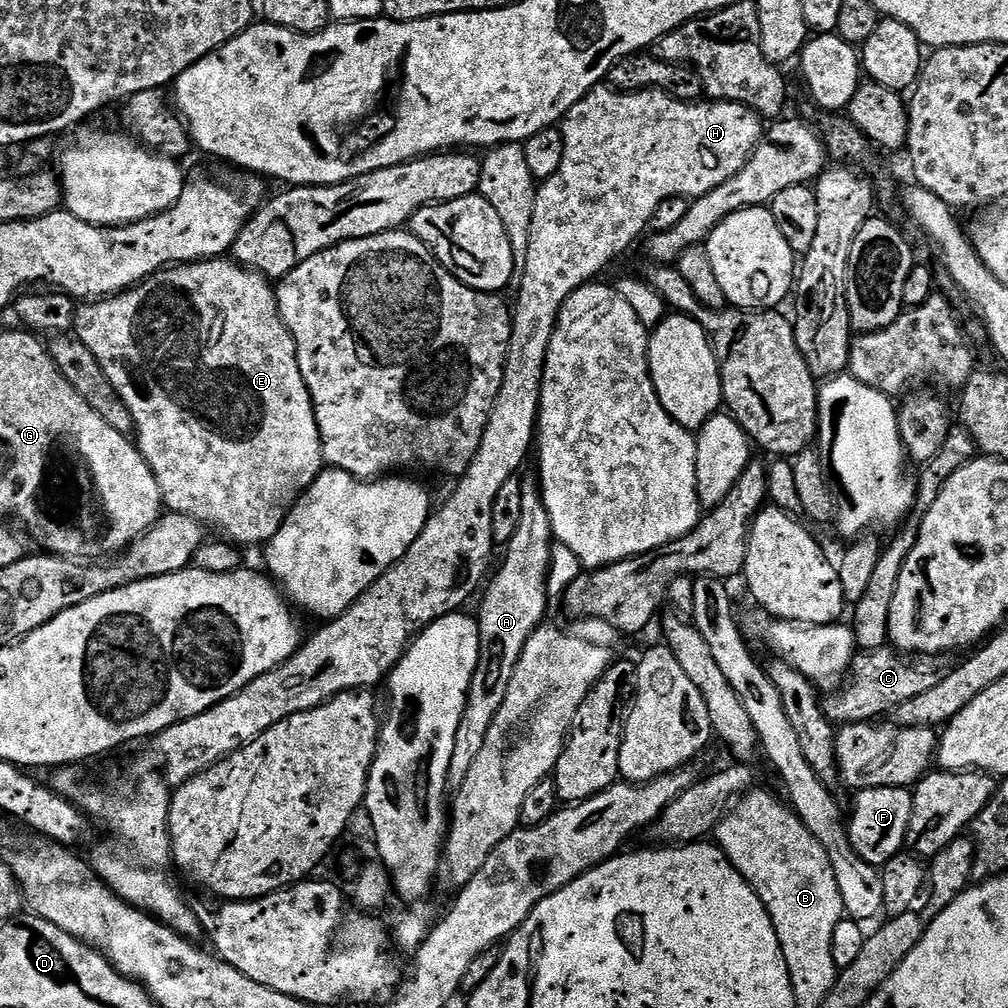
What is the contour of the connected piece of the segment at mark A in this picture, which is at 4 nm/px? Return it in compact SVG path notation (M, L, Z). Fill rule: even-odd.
M524 476L522 486L522 519L518 521L518 530L514 538L503 549L504 561L500 569L491 573L483 589L484 601L480 604L477 624L479 626L479 660L474 677L467 690L466 704L462 718L459 719L457 733L454 734L453 753L450 766L447 767L449 789L462 786L469 774L470 766L482 750L486 732L501 709L509 689L510 678L521 658L522 650L533 633L545 623L544 611L548 608L548 563L552 561L554 537L550 526L550 514L546 514L544 499L540 493L537 477Z

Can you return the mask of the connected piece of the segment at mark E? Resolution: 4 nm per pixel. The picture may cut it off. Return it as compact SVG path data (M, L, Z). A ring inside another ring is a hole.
M232 258L173 264L171 268L161 268L153 276L147 276L142 283L127 288L125 292L105 296L102 300L81 303L76 309L74 336L88 347L94 358L98 358L98 366L102 366L114 390L122 398L122 402L126 402L135 428L135 443L142 458L156 475L163 507L167 511L194 518L209 529L217 528L220 531L217 533L224 540L237 546L267 545L274 534L278 534L282 522L288 517L288 511L296 505L301 494L315 482L325 467L310 390L302 378L302 370L298 370L296 343L290 330L282 322L276 305L276 290L268 277L237 264Z

